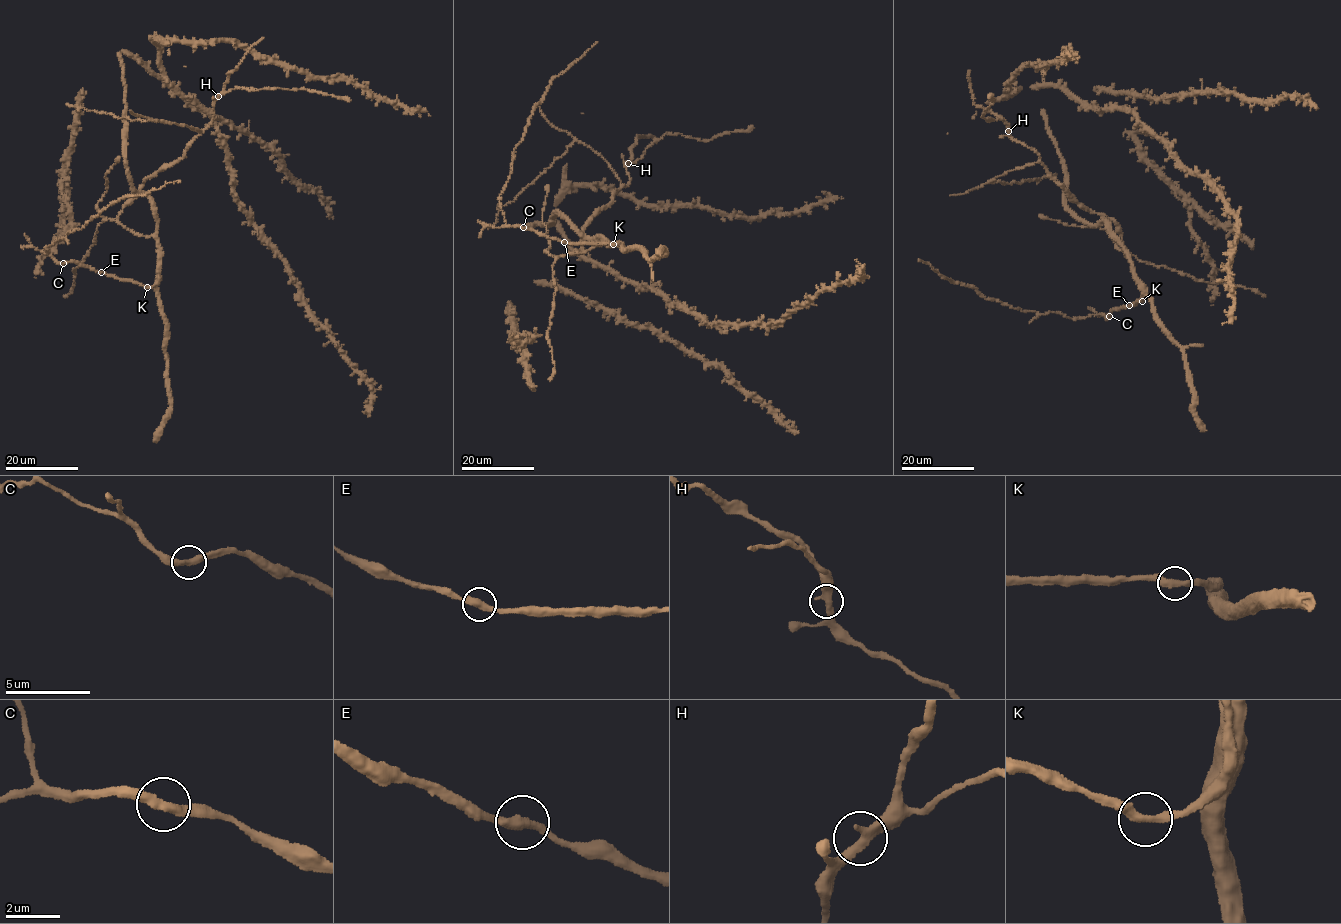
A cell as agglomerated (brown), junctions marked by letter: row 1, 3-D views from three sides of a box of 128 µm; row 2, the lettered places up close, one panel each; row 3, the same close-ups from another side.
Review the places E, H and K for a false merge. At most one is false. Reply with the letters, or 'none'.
none

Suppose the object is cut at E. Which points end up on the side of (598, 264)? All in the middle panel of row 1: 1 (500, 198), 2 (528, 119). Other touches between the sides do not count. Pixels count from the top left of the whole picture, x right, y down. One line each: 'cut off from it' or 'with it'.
1: cut off from it
2: cut off from it

